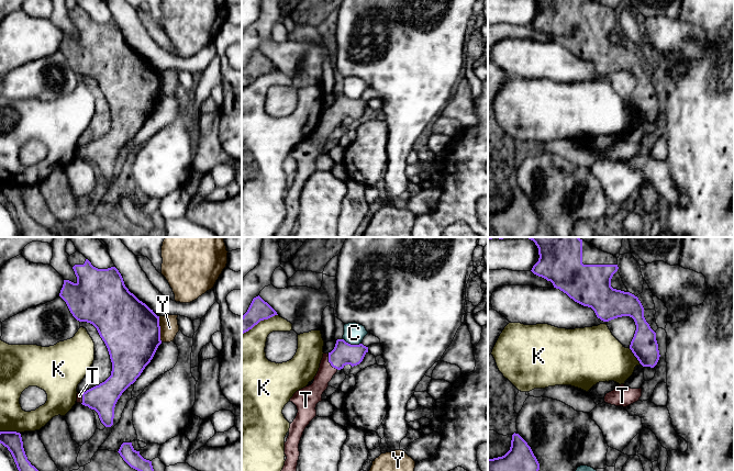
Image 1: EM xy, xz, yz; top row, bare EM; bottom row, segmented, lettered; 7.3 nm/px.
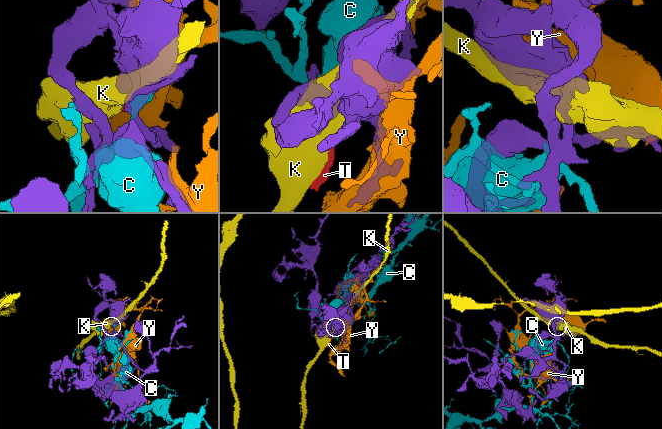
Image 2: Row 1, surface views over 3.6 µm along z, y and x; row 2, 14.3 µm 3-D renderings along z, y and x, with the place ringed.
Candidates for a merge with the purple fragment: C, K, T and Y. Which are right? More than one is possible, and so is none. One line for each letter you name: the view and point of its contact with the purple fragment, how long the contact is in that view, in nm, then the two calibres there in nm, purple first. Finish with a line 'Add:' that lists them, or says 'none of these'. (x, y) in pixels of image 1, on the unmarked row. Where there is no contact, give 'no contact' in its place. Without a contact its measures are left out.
T: contact xz (330, 116); length 140 nm; calibres 160 and 120 nm
Add: T

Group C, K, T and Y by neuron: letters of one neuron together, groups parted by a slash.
C / K / T / Y

